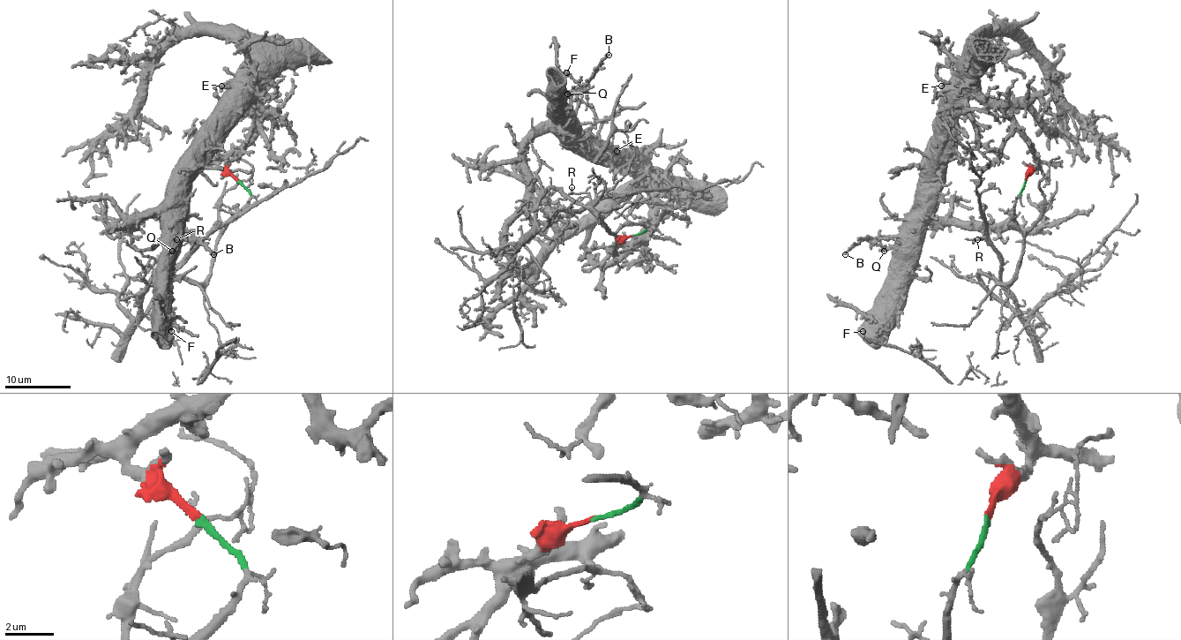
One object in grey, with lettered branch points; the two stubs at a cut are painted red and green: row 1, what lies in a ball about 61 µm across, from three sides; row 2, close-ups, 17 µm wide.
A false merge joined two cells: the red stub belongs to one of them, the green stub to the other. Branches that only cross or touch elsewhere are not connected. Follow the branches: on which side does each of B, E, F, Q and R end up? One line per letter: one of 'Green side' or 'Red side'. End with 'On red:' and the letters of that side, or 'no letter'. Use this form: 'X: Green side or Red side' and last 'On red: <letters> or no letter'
B: Red side
E: Red side
F: Red side
Q: Red side
R: Green side
On red: B, E, F, Q

